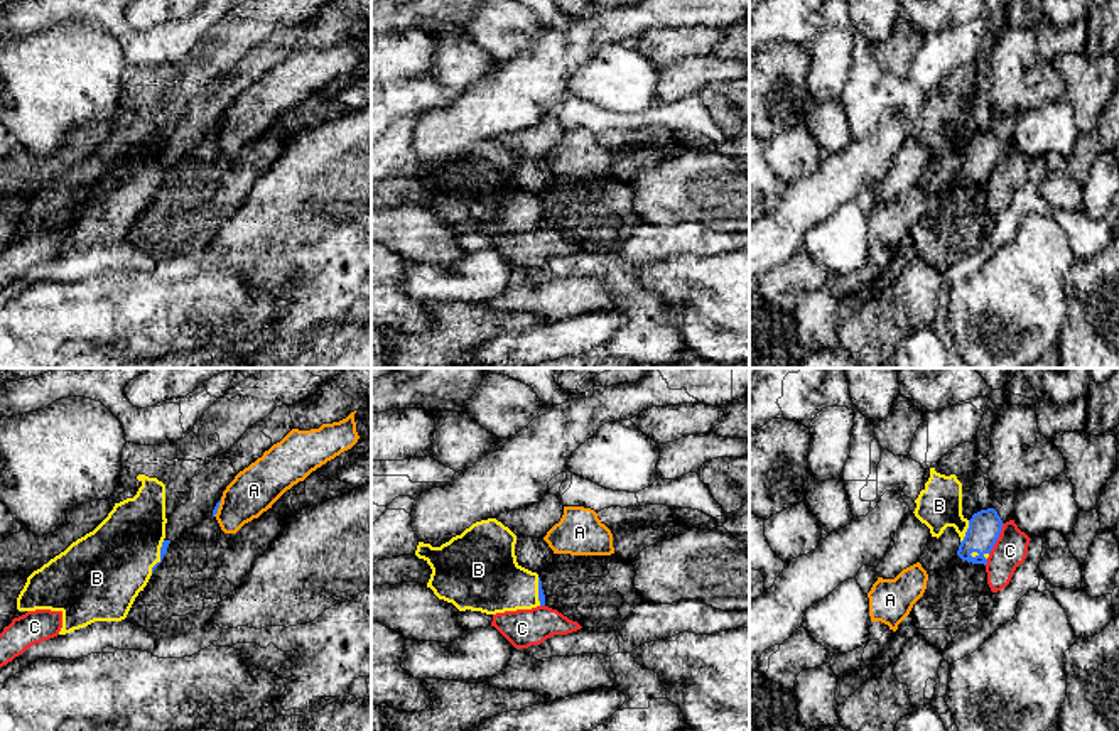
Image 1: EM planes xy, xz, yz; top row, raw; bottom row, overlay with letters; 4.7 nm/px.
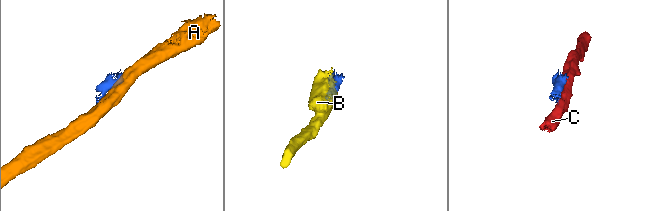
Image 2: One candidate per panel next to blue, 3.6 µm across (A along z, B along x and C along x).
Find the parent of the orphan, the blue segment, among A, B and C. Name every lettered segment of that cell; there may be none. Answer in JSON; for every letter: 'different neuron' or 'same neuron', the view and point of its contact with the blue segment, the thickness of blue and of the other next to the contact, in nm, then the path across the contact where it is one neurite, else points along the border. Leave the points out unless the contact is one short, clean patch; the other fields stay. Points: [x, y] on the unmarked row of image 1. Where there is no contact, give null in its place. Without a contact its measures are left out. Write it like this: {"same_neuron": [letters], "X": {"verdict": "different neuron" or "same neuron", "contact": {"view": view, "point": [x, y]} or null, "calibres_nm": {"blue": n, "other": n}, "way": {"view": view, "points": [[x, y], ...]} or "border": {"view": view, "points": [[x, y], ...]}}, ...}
{"same_neuron": ["B"], "A": {"verdict": "different neuron", "contact": {"view": "xy", "point": [218, 129]}, "calibres_nm": {"blue": 20, "other": 220}, "border": {"view": "xy", "points": [[221, 122], [213, 137]]}}, "B": {"verdict": "same neuron", "contact": {"view": "yz", "point": [966, 154]}, "calibres_nm": {"blue": 160, "other": 220}, "way": {"view": "yz", "points": [[984, 149], [979, 154], [966, 154], [939, 127]]}}, "C": {"verdict": "different neuron", "contact": {"view": "yz", "point": [998, 159]}, "calibres_nm": {"blue": 160, "other": 160}}}

